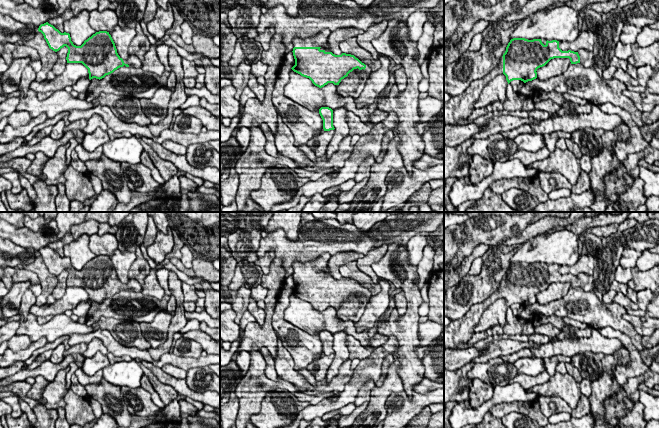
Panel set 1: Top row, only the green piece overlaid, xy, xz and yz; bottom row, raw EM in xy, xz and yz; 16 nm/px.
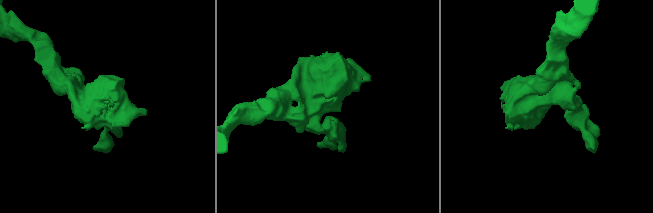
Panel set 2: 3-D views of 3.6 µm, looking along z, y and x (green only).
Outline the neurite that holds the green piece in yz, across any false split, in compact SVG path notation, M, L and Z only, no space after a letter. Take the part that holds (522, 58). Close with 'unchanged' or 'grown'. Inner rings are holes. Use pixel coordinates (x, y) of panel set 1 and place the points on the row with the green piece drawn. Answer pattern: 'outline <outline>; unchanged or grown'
outline M511 39L501 61L489 74L472 81L463 93L451 96L444 103L444 125L457 126L460 119L468 119L483 88L497 75L504 74L508 84L513 80L526 83L536 79L537 69L554 58L569 58L571 64L580 63L578 52L562 51L557 40L547 40L544 45L541 39Z; grown

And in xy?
outline M48 22L41 24L38 31L43 34L49 48L53 51L57 52L66 46L68 48L66 57L67 63L82 63L88 69L90 80L93 78L100 80L124 65L129 67L129 65L125 64L123 59L118 55L115 43L107 31L96 32L85 40L81 46L76 46L73 44L69 33L61 33Z; unchanged

